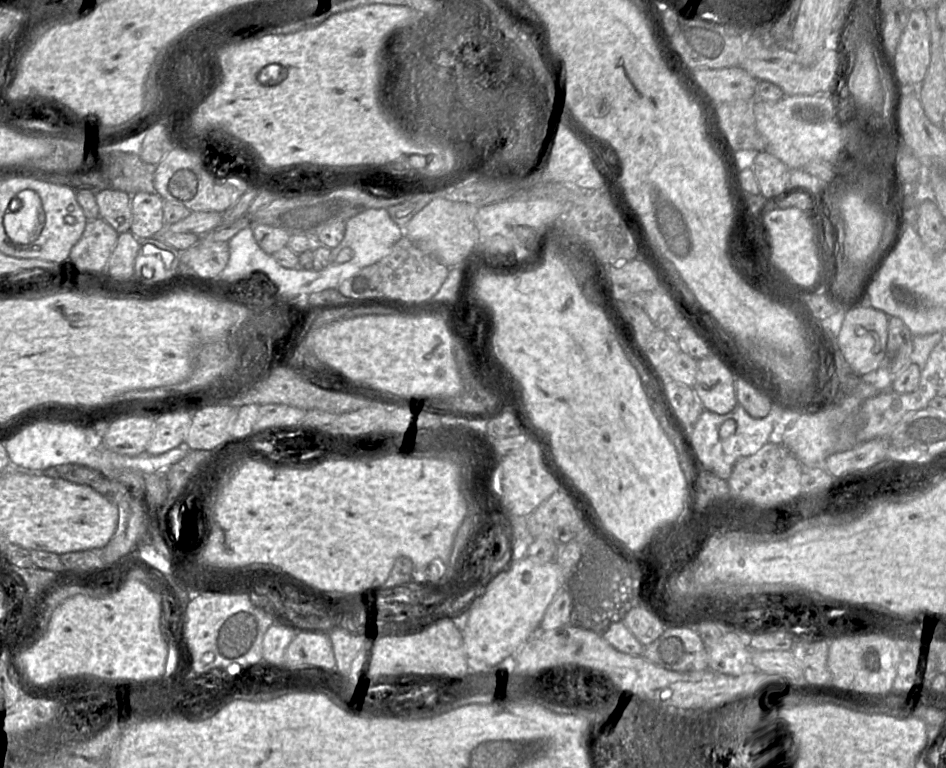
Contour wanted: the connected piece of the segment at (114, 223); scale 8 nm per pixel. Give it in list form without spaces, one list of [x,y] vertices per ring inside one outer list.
[[[109,188],[96,194],[95,199],[101,219],[119,234],[130,231],[132,223],[131,195]]]

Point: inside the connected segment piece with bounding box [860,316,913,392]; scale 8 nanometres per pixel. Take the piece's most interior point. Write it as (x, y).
(897, 356)

